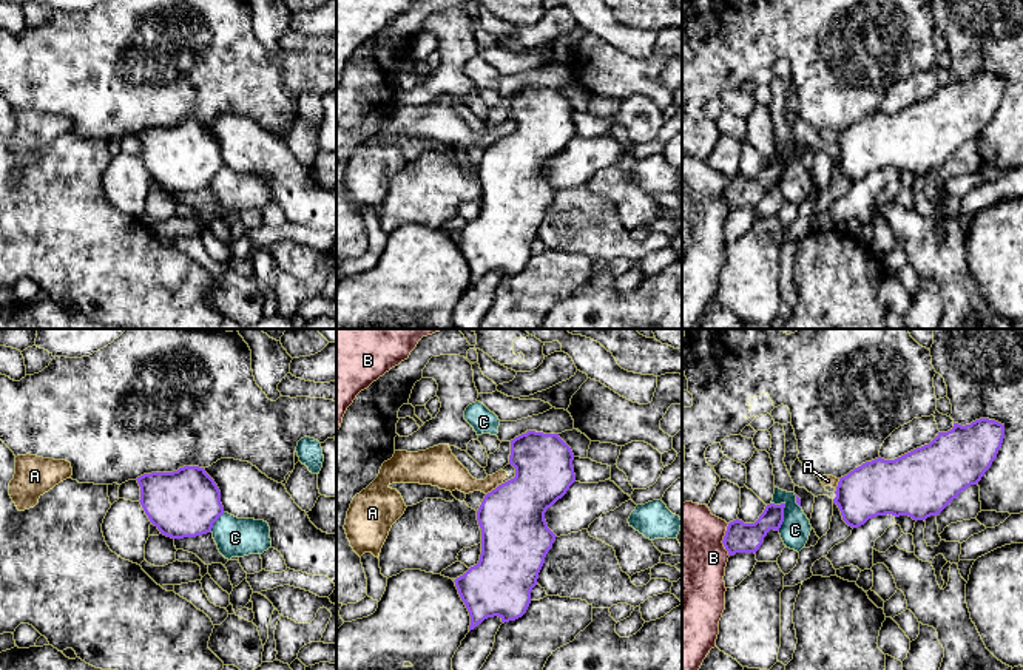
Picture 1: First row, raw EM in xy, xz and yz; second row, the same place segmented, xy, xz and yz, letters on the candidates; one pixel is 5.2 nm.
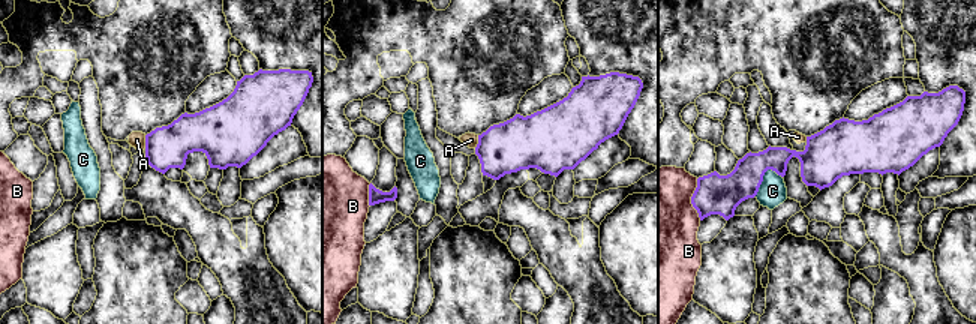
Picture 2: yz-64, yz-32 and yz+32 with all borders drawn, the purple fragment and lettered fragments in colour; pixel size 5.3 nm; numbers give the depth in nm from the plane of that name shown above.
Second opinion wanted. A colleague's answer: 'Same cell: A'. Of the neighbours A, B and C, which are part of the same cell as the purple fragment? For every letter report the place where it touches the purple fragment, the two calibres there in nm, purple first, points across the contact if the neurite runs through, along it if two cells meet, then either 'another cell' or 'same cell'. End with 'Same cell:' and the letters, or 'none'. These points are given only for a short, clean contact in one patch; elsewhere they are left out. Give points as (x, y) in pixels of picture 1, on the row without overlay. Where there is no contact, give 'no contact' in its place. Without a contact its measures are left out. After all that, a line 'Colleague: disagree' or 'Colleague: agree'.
A: meets purple in xz at (496, 142); 340 nm thick on the purple side, 160 nm on the other; border along xz (502, 136), (486, 148); another cell
B: meets purple in yz at (722, 195); 160 nm thick on the purple side, 460 nm on the other; another cell
C: meets purple in yz at (783, 165); 160 nm thick on the purple side, 160 nm on the other; another cell
Same cell: none
Colleague: disagree

